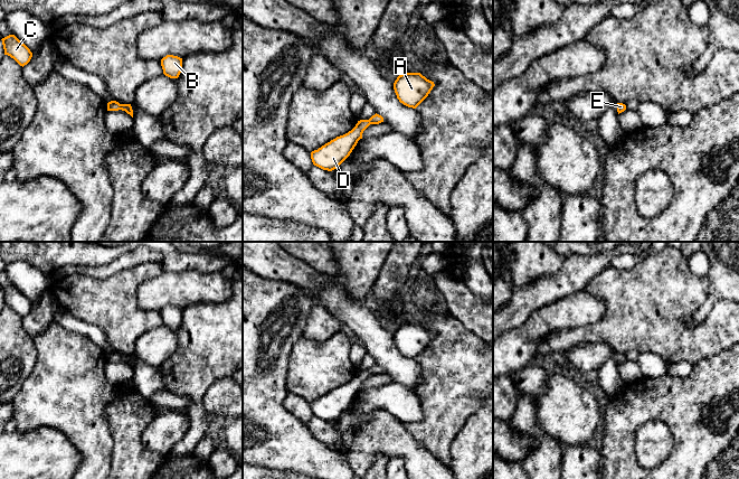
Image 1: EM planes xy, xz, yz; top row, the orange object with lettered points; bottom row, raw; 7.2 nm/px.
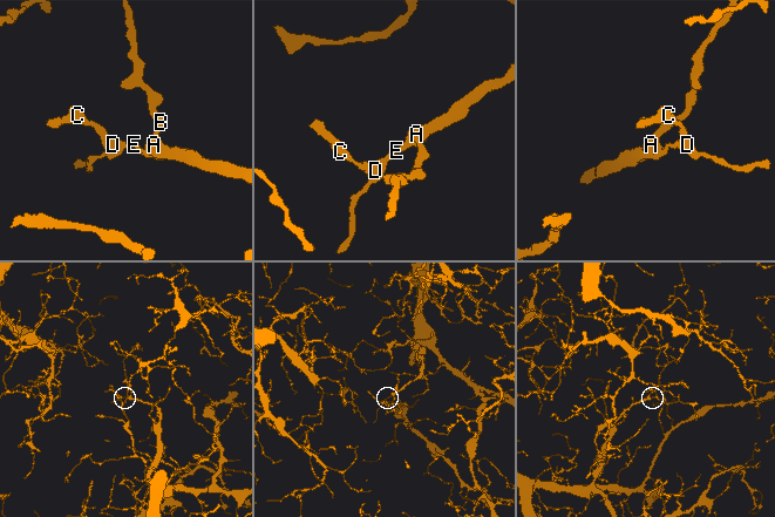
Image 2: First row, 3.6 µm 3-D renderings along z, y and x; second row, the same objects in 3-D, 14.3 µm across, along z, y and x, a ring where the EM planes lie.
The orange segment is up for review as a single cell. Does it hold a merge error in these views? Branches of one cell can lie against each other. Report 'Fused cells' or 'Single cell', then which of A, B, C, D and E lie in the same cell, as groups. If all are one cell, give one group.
Single cell. Groups: A B C D E

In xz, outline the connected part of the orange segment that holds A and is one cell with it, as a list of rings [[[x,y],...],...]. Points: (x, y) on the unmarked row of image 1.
[[[404,323],[394,334],[394,340],[400,354],[416,359],[430,344],[434,332],[420,323]]]

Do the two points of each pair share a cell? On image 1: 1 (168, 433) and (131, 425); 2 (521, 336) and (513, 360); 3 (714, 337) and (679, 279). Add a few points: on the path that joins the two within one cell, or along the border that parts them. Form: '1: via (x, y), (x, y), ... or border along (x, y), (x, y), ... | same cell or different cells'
1: border along (154, 415), (144, 429), (141, 442), (157, 452) | different cells
2: via (521, 341), (513, 351), (513, 355) | same cell
3: via (694, 337), (691, 337), (675, 321), (675, 299) | same cell

